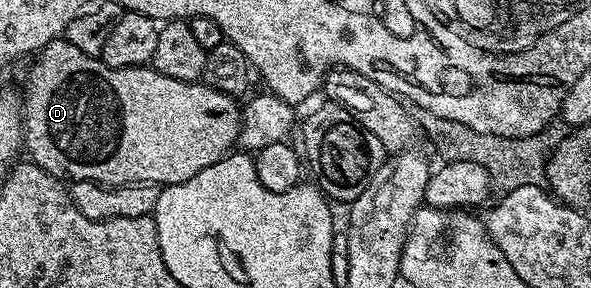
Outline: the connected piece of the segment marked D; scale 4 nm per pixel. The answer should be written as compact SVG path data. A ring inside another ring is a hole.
M67 39L51 41L45 49L40 50L32 70L28 73L28 90L23 90L22 100L24 103L24 149L30 156L31 164L37 165L42 171L46 171L52 177L74 181L93 181L95 185L115 187L117 185L137 185L143 181L155 183L161 187L182 183L190 179L190 175L198 175L210 163L218 163L218 159L228 156L233 152L234 146L240 140L240 114L241 106L237 98L226 95L222 91L210 88L200 81L179 81L170 79L170 75L162 75L157 69L151 67L137 67L135 69L112 69L100 60L99 57L91 57L78 47L74 47Z

